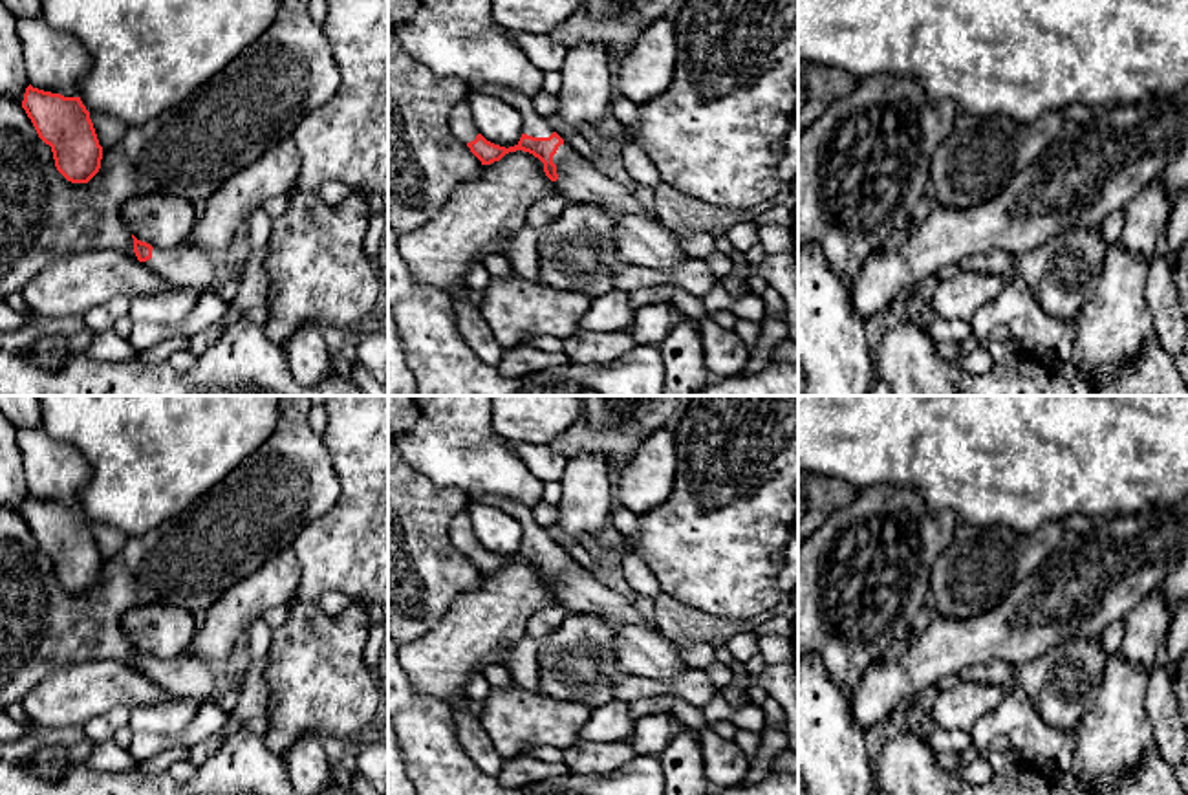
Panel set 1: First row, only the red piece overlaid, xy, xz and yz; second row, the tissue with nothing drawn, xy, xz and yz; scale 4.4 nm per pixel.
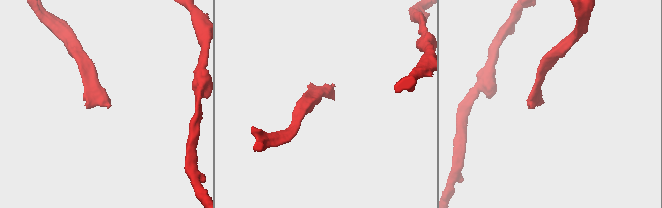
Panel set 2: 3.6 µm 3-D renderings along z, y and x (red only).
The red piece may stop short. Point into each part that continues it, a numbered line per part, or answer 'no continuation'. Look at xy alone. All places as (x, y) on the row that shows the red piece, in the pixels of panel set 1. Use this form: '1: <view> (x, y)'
1: xy (183, 266)

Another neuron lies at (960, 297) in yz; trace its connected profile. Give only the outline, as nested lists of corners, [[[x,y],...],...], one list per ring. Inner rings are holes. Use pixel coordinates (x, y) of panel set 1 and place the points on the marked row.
[[[961,271],[937,282],[930,304],[941,319],[970,321],[983,304],[1003,291],[1007,282],[1003,277]]]

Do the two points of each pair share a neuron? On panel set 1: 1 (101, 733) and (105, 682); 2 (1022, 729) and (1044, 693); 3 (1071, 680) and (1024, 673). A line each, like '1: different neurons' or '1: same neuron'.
1: different neurons
2: different neurons
3: same neuron

